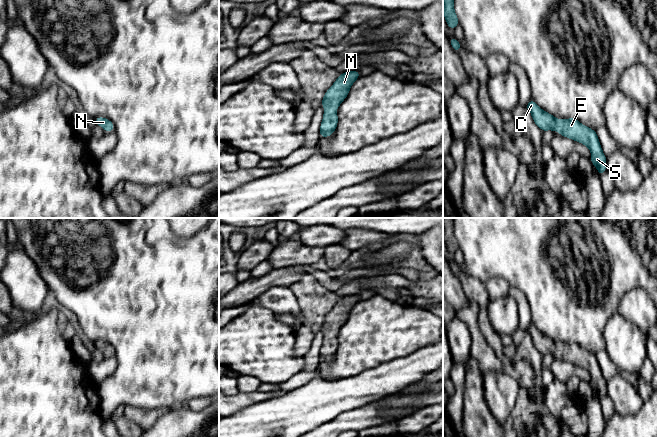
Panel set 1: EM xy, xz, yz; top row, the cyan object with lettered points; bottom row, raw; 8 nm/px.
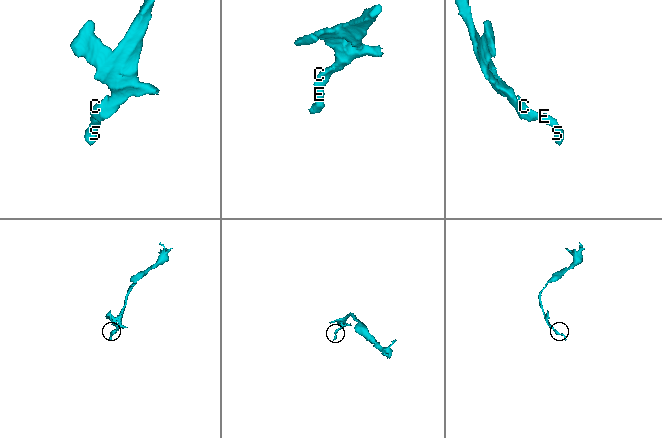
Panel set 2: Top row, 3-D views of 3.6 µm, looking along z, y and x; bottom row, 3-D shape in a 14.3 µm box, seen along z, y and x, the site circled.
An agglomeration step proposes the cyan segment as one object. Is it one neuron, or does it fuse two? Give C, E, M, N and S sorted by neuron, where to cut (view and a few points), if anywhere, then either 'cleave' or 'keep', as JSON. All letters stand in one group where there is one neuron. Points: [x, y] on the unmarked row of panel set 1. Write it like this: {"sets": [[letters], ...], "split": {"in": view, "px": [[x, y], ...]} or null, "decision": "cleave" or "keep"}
{"sets": [["C", "E", "M", "N", "S"]], "split": null, "decision": "keep"}

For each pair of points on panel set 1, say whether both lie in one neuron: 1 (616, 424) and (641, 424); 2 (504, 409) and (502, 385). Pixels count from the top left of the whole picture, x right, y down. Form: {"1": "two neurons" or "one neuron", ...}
{"1": "one neuron", "2": "one neuron"}

